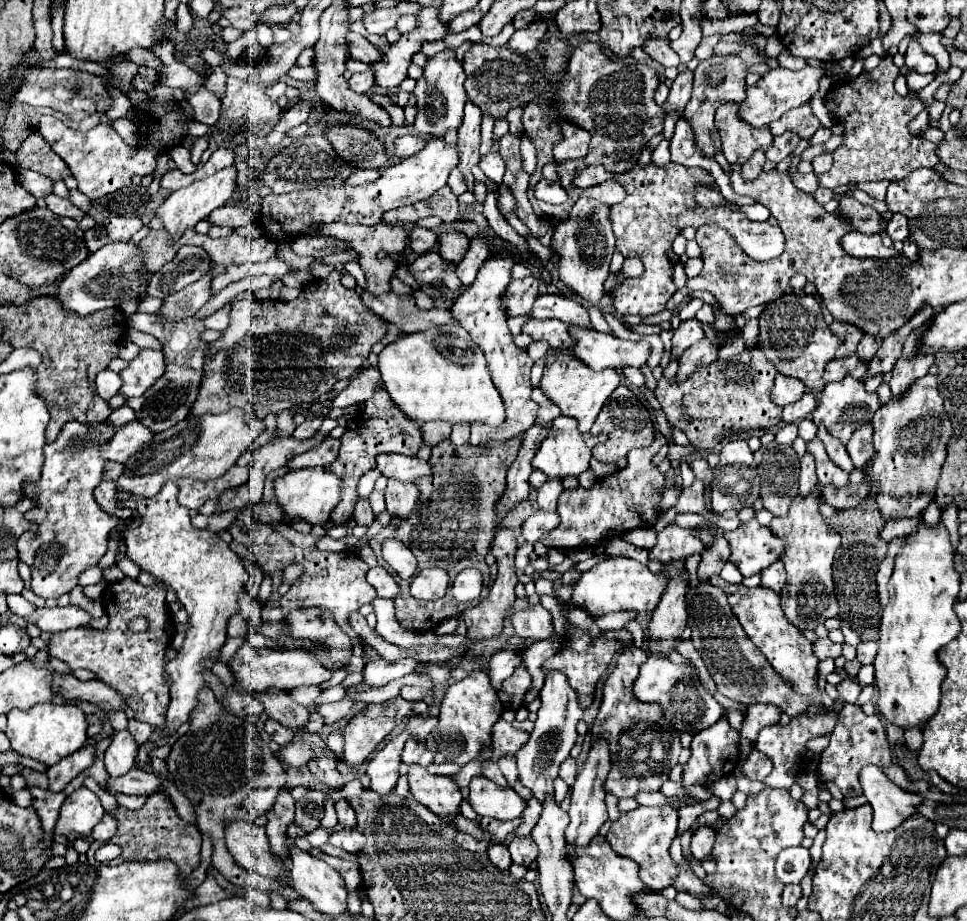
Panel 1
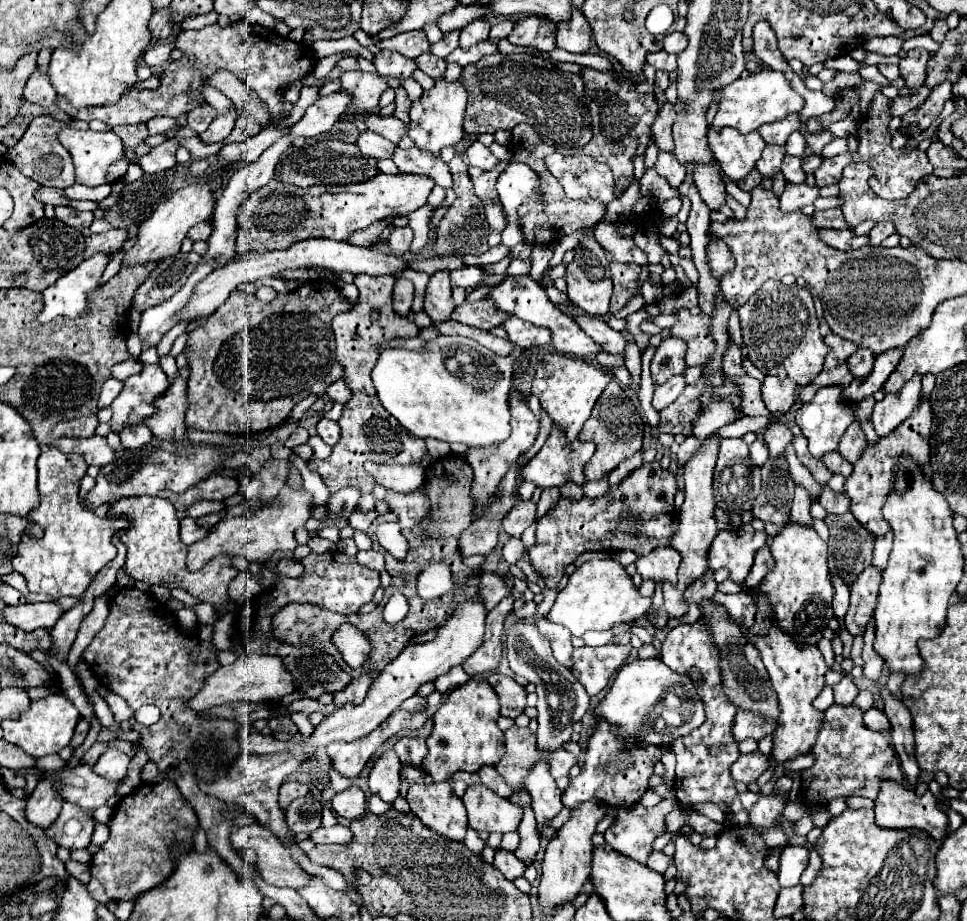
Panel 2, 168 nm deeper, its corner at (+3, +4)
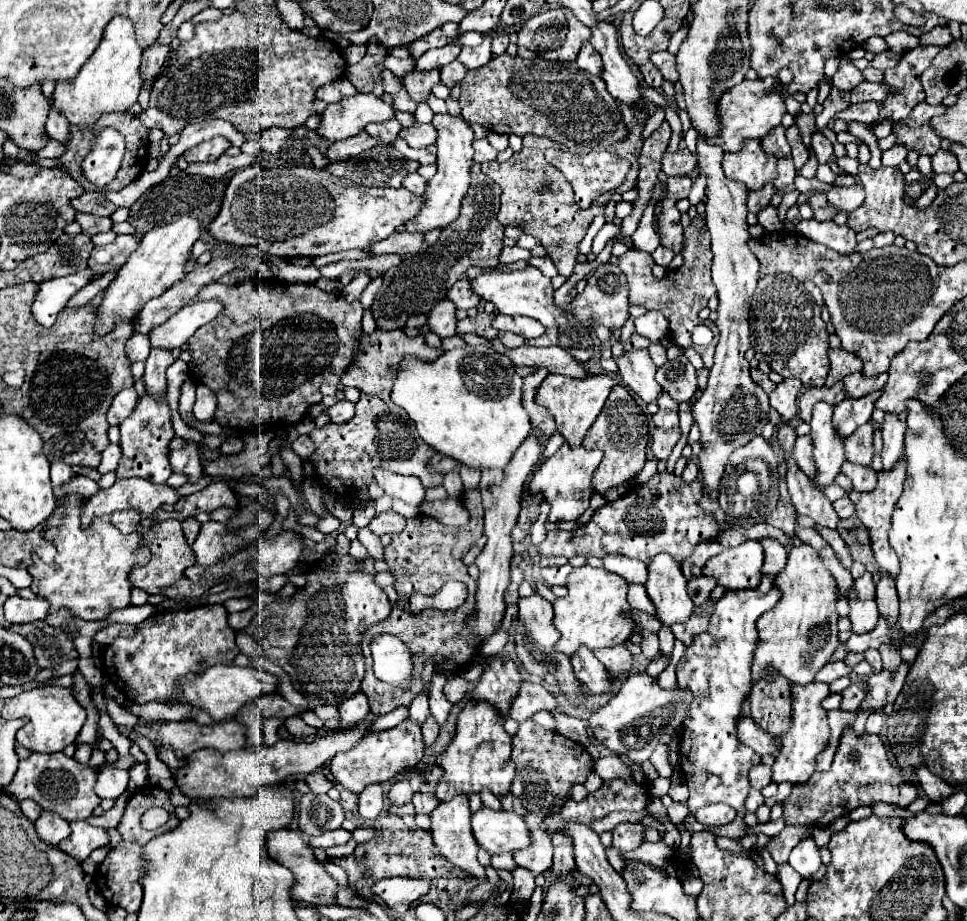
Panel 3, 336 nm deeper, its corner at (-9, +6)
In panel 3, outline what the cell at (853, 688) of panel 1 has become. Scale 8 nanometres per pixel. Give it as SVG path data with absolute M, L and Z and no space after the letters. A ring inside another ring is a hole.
M856 681L852 683L850 687L846 687L842 691L842 711L858 711L860 709L860 703L864 701L868 693L868 685L862 683L862 681Z

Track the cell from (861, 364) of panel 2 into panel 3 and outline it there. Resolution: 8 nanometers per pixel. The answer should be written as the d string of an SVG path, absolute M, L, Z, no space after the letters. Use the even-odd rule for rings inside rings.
M858 371L858 373L848 375L848 379L844 379L842 383L844 383L846 391L848 391L848 397L858 399L858 397L864 397L864 395L868 395L872 391L882 389L884 383L886 383L886 379L888 379L886 373L880 373L876 377L864 377L862 371Z

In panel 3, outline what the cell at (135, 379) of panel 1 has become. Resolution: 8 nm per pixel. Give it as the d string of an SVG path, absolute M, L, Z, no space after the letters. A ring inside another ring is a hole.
M144 393L132 415L120 423L120 447L122 459L118 465L118 479L120 477L144 477L152 483L164 483L172 475L172 467L168 463L168 443L174 437L172 429L172 415L166 393L150 395Z

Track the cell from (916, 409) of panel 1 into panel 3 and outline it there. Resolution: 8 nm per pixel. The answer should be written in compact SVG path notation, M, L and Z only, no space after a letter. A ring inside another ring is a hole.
M904 457L888 471L878 471L878 485L876 485L876 491L868 491L868 493L862 493L862 491L852 491L850 493L850 499L852 503L856 505L856 515L860 517L860 521L868 527L868 533L870 533L870 541L872 541L872 551L874 551L874 557L880 565L880 571L882 573L888 573L892 577L898 575L898 559L896 559L896 551L892 551L892 545L888 543L888 531L890 531L890 515L892 515L892 509L896 505L896 499L900 497L900 491L902 491L902 483L904 483L904 475L906 475L906 469L904 469Z

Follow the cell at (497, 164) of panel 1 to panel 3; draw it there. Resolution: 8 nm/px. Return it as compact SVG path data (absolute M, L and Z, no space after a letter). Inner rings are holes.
M476 139L474 141L474 161L484 163L484 161L494 161L498 151L488 143L488 139Z

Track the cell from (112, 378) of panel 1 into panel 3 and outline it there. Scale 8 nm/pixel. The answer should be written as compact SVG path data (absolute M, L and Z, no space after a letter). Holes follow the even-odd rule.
M126 387L124 391L120 391L110 409L108 409L108 423L110 425L120 425L122 419L126 419L130 413L132 413L132 407L136 405L136 399L138 399L138 393L134 387Z

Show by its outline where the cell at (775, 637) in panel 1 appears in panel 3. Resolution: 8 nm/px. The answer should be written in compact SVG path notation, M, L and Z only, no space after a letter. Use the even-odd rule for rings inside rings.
M812 681L808 685L790 683L790 689L792 689L792 727L782 737L782 749L772 765L772 781L774 783L790 781L798 785L810 779L810 775L816 771L816 757L828 747L830 731L828 731L826 711L822 709L820 703L824 697L830 695L830 689L826 683L818 681Z

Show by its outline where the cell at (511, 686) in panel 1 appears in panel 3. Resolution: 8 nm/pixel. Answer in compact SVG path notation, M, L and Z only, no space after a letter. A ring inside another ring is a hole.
M522 681L522 687L520 687L518 695L512 699L508 715L510 715L510 719L522 723L522 721L530 719L536 711L554 709L554 705L556 705L554 695L548 693L540 683Z

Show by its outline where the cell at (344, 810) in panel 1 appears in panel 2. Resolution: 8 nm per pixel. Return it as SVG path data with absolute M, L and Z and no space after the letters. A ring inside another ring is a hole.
M352 785L332 799L332 809L346 819L360 819L366 813L366 793Z

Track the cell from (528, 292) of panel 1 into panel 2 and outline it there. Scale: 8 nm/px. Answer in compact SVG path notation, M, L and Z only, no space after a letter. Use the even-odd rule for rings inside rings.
M480 299L476 303L466 301L452 311L452 319L456 319L458 323L478 327L478 329L484 329L484 331L490 331L492 327L500 325L506 317L508 317L506 313L496 311L496 307L492 305L490 299Z

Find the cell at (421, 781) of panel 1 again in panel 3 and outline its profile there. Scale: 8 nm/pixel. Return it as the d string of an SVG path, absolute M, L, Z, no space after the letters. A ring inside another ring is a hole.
M454 795L450 801L442 801L432 813L430 813L430 819L432 819L432 835L434 835L434 845L438 849L438 855L446 857L448 861L456 863L458 867L462 867L464 871L472 873L474 877L478 879L486 879L486 873L484 873L484 867L478 863L476 859L476 853L478 853L478 843L472 835L472 829L470 829L470 817L472 817L472 811L470 811L470 805L468 805L468 797L466 795Z

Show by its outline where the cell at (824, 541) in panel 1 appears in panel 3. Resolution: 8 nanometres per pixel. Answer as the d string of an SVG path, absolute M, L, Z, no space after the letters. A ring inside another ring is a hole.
M802 543L788 553L786 567L776 575L776 589L782 593L776 607L764 613L758 627L758 643L752 663L752 681L762 679L768 665L796 685L814 681L814 675L832 659L838 647L838 585L824 567L818 551Z

